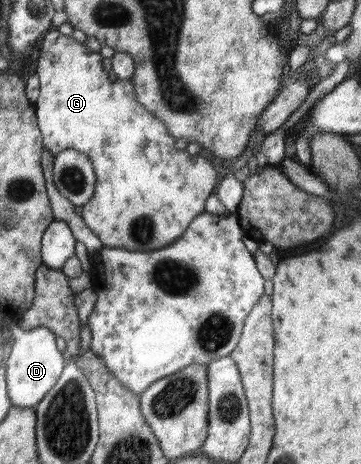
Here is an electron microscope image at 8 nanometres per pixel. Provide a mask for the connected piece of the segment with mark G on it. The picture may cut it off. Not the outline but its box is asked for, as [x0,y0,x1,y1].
[34,28,218,253]

